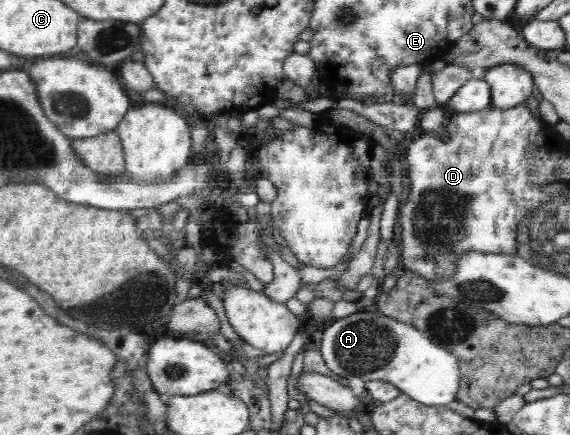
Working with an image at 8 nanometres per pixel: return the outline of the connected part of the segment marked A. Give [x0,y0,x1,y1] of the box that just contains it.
[317,310,459,406]

